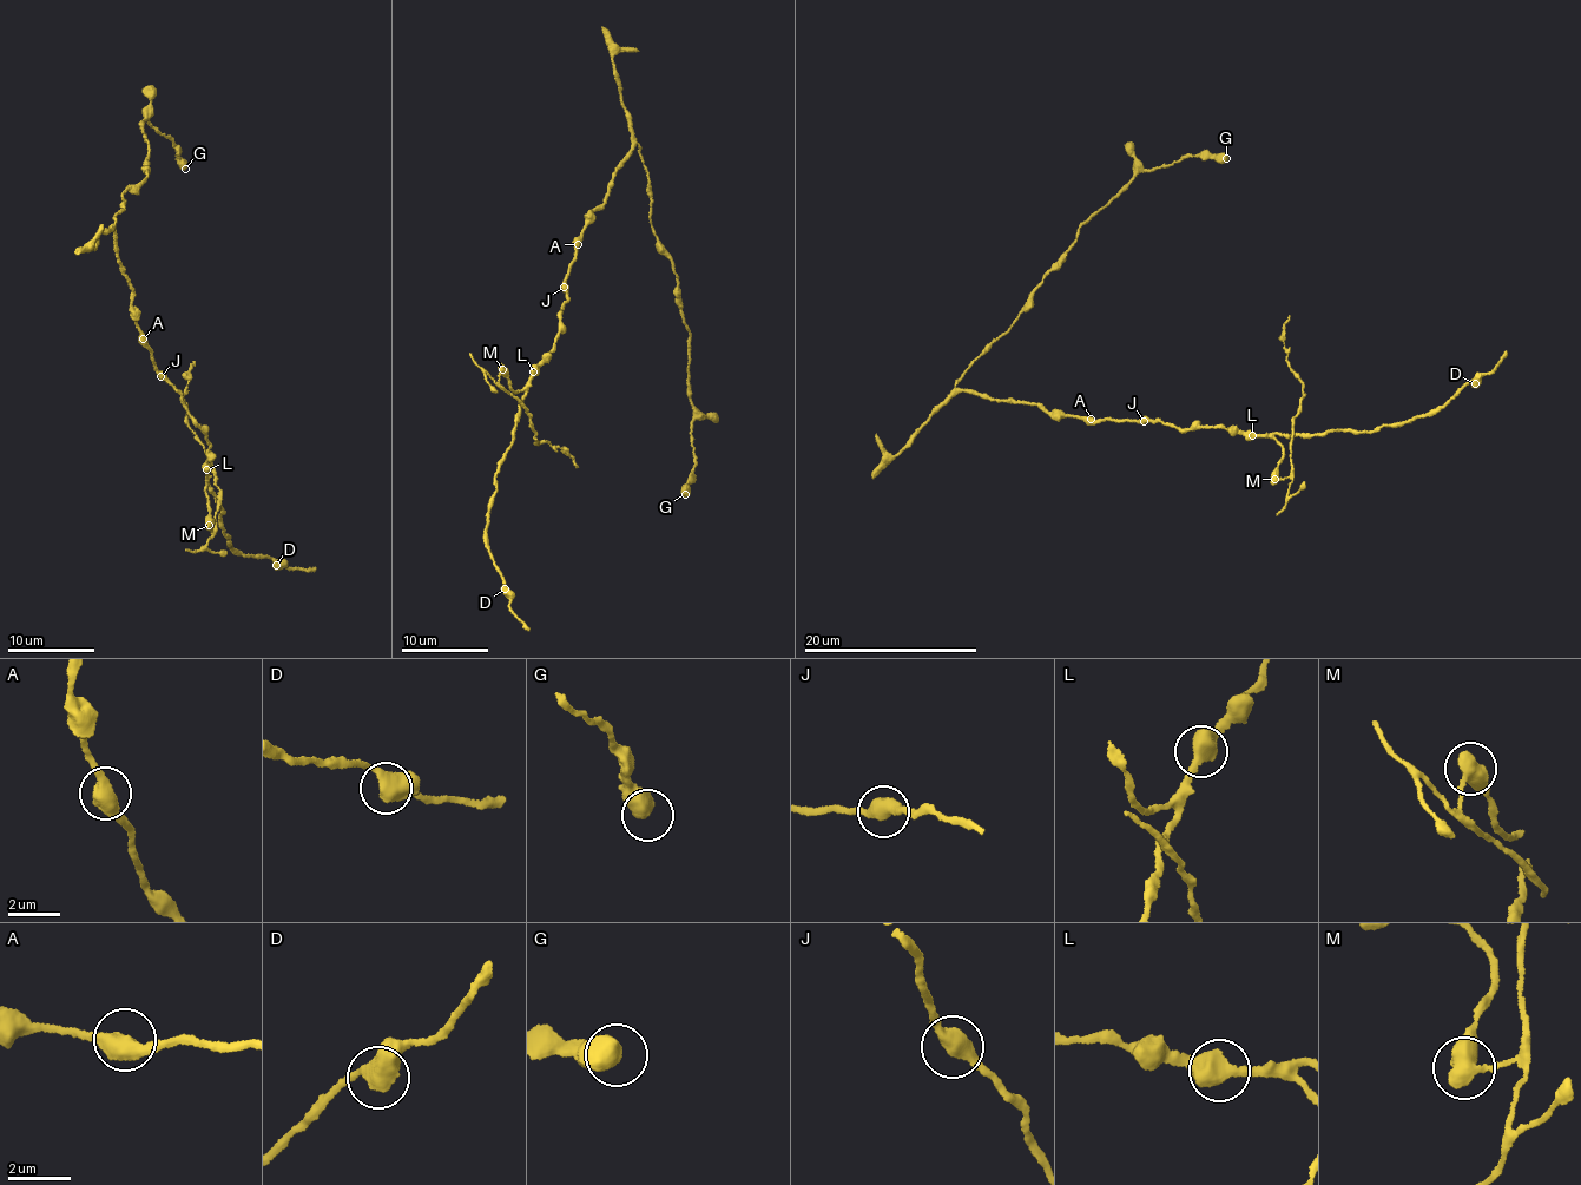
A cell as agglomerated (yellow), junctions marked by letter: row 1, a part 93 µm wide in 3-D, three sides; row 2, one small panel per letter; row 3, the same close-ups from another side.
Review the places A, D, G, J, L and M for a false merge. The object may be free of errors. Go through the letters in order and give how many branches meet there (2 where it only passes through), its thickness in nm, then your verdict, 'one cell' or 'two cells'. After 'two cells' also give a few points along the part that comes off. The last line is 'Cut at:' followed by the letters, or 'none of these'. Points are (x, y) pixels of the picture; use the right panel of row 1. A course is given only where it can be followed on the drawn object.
A: 2 | 550 nm | one cell
D: 2 | 500 nm | one cell
G: 1 | 700 nm | one cell
J: 2 | 500 nm | one cell
L: 2 | 550 nm | one cell
M: 2 | 550 nm | two cells | (1276, 479), (1286, 478), (1292, 468), (1292, 428), (1304, 384), (1286, 361), (1284, 328), (1290, 317)
Cut at: M

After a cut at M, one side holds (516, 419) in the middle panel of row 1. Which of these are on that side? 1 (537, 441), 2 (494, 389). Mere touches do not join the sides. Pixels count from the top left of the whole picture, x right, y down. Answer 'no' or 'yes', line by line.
1: no
2: no

